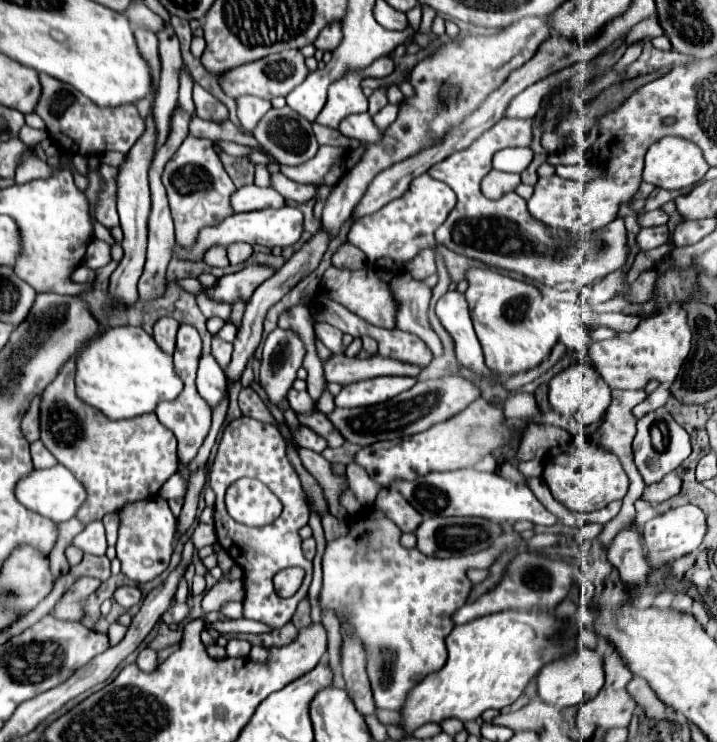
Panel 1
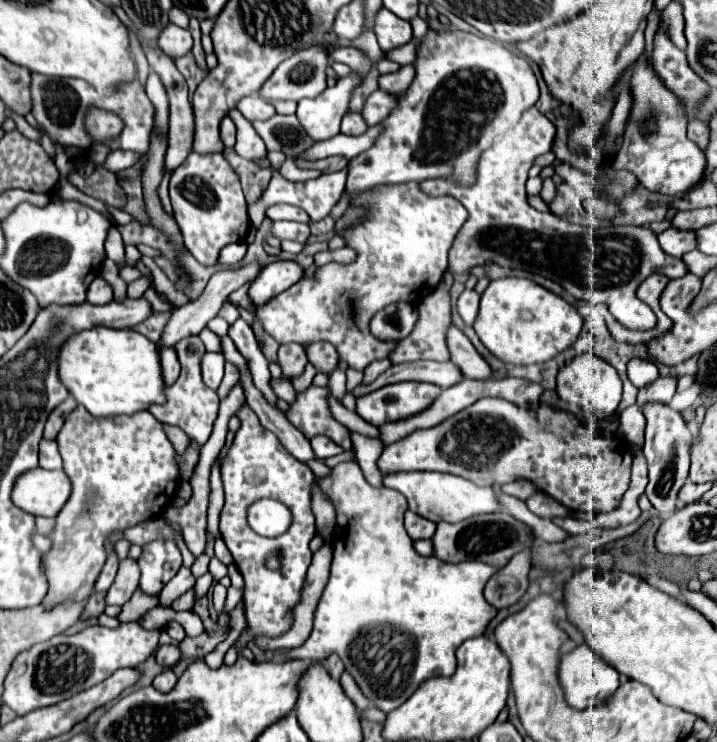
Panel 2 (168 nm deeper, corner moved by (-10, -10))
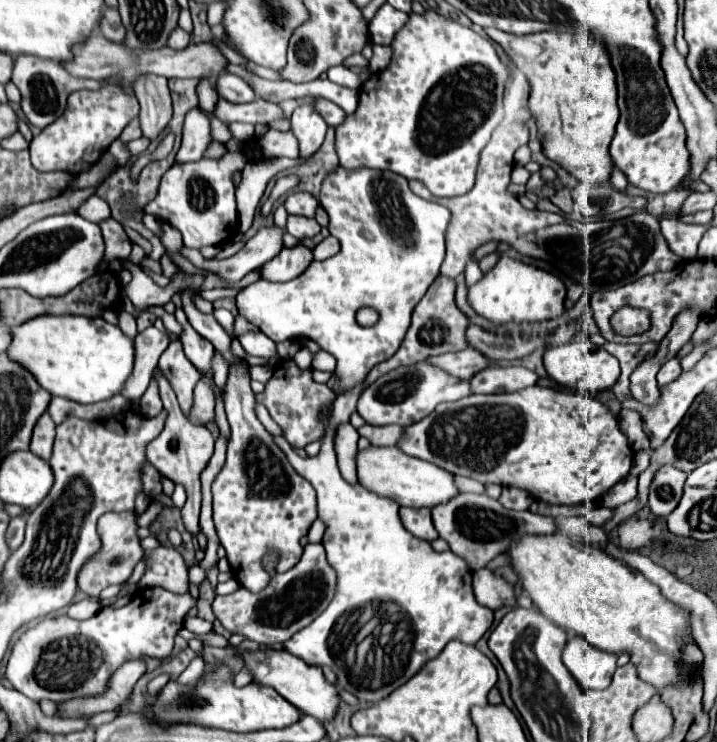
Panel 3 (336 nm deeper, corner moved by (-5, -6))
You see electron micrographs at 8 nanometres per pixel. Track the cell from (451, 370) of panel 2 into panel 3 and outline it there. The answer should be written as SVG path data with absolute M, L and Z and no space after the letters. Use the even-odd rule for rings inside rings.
M465 348L461 352L431 356L431 358L427 358L427 362L431 362L433 366L439 366L441 370L447 370L447 374L451 374L455 378L463 378L463 380L469 380L473 374L477 374L479 370L489 366L489 360L471 348Z

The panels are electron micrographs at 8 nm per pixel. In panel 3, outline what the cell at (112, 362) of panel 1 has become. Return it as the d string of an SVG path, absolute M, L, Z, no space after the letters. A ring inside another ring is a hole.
M37 316L13 328L13 342L7 348L7 352L15 362L21 362L29 372L33 372L37 382L53 396L63 396L79 404L93 404L121 394L127 378L133 372L133 360L135 360L133 338L129 338L127 334L121 332L119 326L109 324L103 318L85 318L85 316Z

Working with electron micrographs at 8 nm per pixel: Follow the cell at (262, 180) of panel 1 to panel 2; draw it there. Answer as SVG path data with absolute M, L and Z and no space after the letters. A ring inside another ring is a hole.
M236 108L232 112L228 112L228 116L234 120L234 124L238 128L238 140L234 144L236 154L246 160L266 156L266 146L264 146L262 138L256 134L256 130L252 130L252 124Z

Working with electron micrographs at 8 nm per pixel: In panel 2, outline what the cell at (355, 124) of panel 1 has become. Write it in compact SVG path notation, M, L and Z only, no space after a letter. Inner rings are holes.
M346 112L344 114L342 126L340 126L342 134L358 136L358 134L364 134L364 130L366 130L366 122L364 122L364 118L360 114L356 114L356 112Z

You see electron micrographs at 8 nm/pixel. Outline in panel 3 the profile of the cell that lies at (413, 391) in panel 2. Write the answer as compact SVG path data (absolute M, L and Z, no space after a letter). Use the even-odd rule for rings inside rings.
M417 362L413 366L399 366L389 374L381 376L373 384L369 384L357 402L357 412L363 416L367 424L385 426L385 424L399 424L409 426L423 420L431 410L435 410L441 402L455 402L463 396L469 396L469 382L457 380L443 372L437 366L427 362Z

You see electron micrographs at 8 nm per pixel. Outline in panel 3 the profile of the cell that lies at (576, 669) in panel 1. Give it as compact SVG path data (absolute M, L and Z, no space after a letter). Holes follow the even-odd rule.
M573 636L563 648L563 664L583 690L603 690L611 684L617 658L591 646L581 636Z

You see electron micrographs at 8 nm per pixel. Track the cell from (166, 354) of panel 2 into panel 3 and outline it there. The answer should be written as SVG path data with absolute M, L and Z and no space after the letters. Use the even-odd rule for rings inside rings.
M155 370L155 380L159 386L159 396L163 402L163 408L169 412L167 420L165 420L165 428L159 434L159 438L155 438L149 446L147 446L147 460L159 470L159 474L163 474L165 478L173 480L175 484L181 484L187 492L187 502L181 508L181 518L185 522L185 528L191 534L199 532L199 508L201 508L201 472L207 468L209 458L213 456L213 436L205 426L195 426L189 420L185 420L185 416L179 410L177 398L173 388L169 386L169 380L163 376L161 370Z

